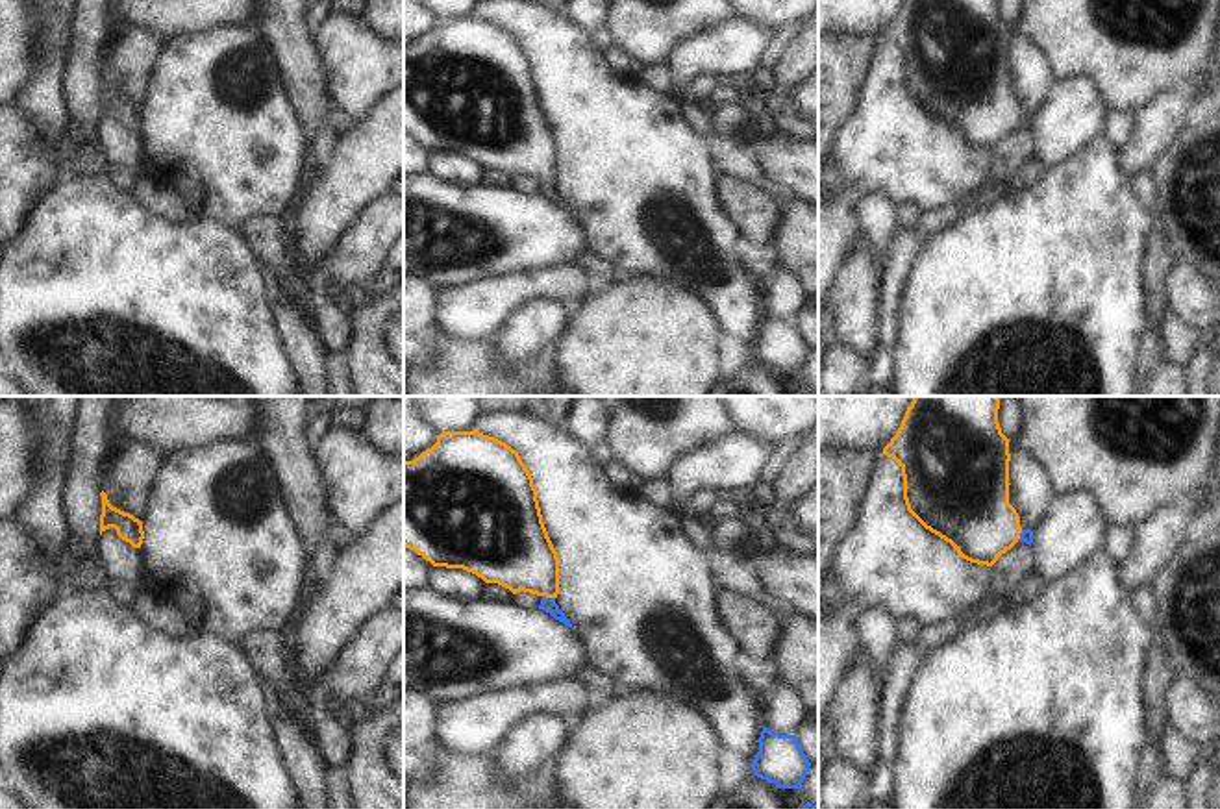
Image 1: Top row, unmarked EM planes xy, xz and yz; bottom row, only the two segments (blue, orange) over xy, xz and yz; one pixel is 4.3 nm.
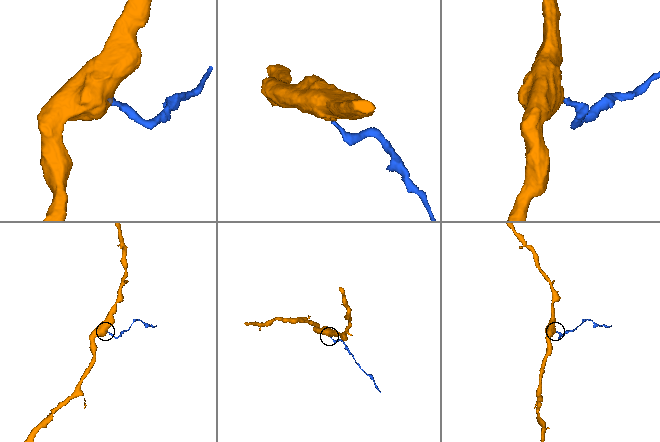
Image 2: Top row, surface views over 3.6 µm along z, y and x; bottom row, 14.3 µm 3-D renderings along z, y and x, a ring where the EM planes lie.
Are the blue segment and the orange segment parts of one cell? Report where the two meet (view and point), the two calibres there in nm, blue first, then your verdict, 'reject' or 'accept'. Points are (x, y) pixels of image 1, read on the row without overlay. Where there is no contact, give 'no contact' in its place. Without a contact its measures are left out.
xz (548, 184) | 60/320 nm | accept

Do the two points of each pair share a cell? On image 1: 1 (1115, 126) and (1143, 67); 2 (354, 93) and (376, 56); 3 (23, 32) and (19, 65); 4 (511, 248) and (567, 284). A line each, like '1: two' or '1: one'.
1: two
2: one
3: one
4: two

